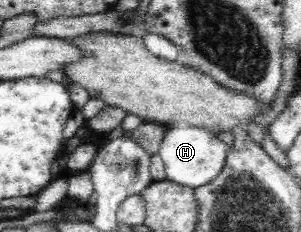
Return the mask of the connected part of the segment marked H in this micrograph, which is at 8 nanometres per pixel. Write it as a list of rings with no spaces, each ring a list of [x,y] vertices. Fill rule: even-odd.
[[[195,125],[167,128],[158,154],[164,164],[166,179],[183,187],[197,188],[209,184],[223,170],[228,146],[217,134]]]

